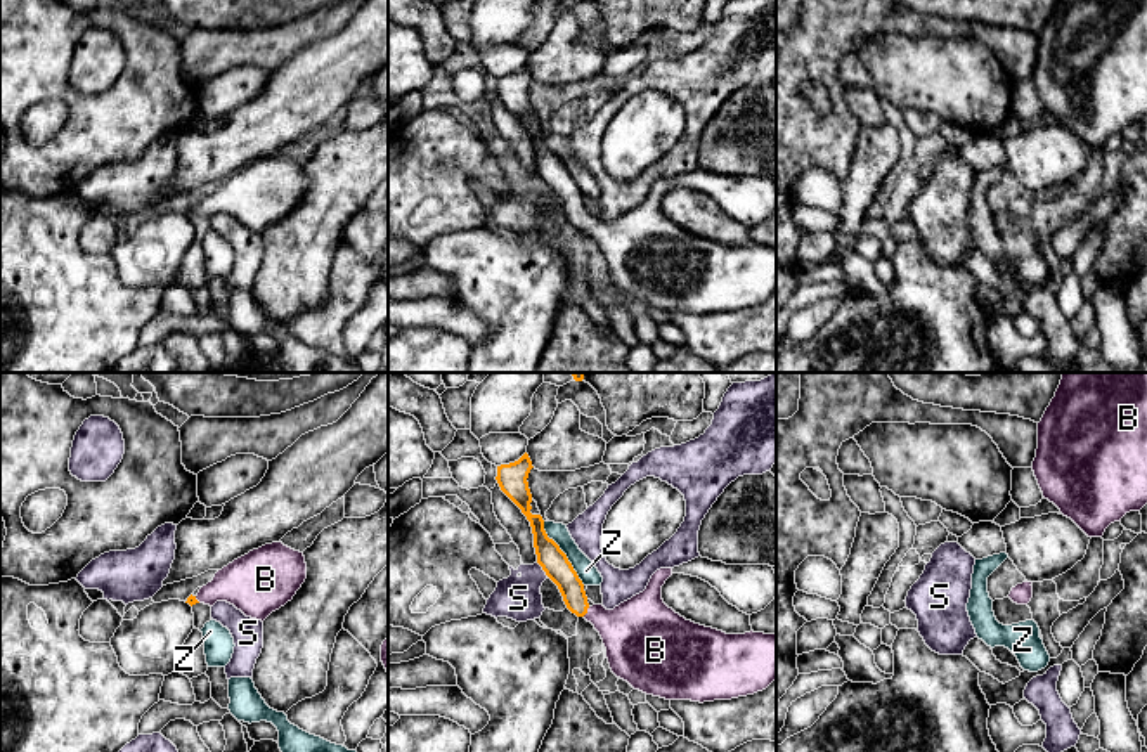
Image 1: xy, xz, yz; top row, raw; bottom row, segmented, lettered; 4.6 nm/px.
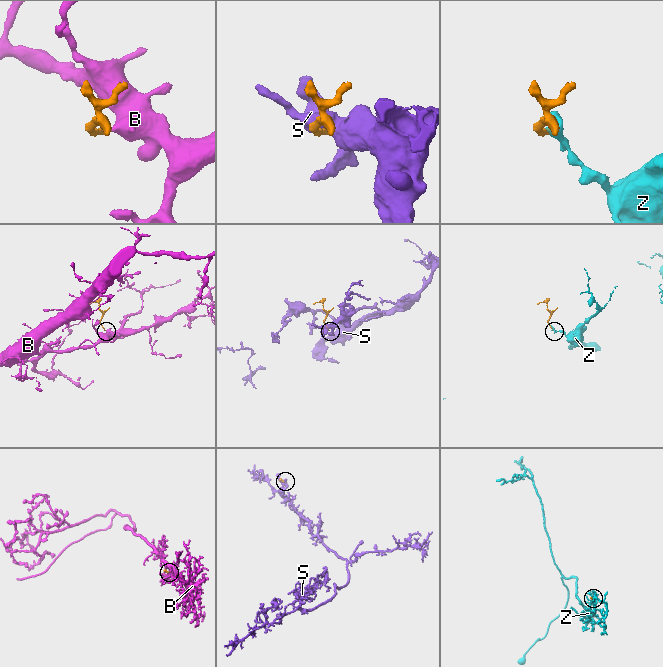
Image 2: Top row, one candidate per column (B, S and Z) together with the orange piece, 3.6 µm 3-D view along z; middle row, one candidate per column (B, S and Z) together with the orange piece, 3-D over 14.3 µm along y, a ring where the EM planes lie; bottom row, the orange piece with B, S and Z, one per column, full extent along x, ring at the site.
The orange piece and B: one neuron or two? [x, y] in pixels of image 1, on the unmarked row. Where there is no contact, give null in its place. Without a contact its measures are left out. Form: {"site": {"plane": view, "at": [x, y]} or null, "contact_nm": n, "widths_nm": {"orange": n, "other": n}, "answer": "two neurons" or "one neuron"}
{"site": {"plane": "xz", "at": [586, 224]}, "contact_nm": 60, "widths_nm": {"orange": 120, "other": 300}, "answer": "one neuron"}

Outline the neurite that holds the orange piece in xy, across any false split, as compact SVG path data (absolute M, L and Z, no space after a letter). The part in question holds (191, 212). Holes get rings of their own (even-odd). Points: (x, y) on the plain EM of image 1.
M279 152L229 175L196 208L191 206L185 215L213 218L217 213L227 213L246 229L263 234L272 224L293 211L305 191L303 165Z

